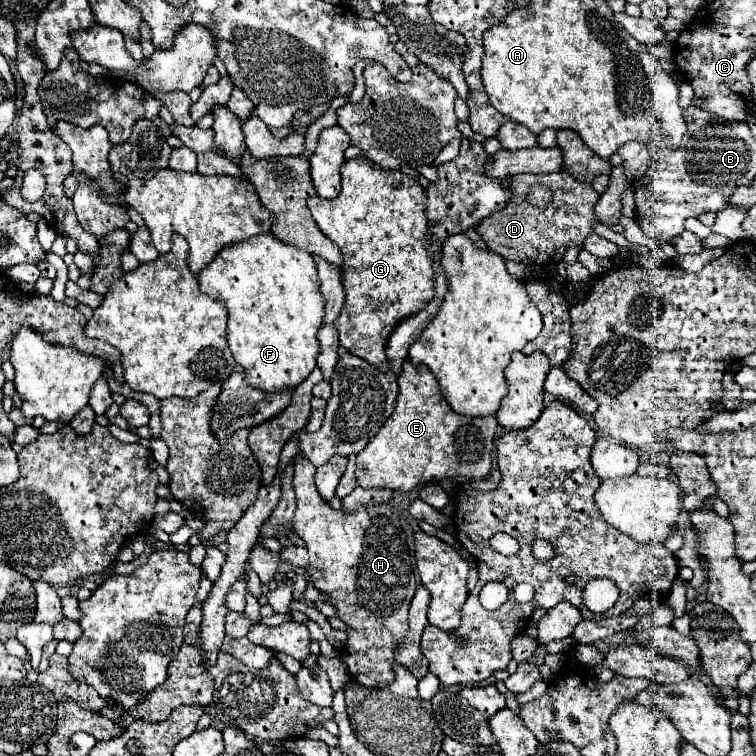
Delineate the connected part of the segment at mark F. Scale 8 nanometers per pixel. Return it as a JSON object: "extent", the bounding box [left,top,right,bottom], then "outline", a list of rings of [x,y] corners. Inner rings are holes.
{"extent":[197,233,323,393],"outline":[[[261,233],[253,239],[225,245],[213,261],[197,275],[203,293],[221,301],[229,311],[227,343],[235,361],[245,369],[247,381],[269,393],[297,387],[315,367],[317,357],[317,329],[323,317],[323,301],[317,295],[317,267],[309,253],[295,245],[285,245],[273,233]]]}

